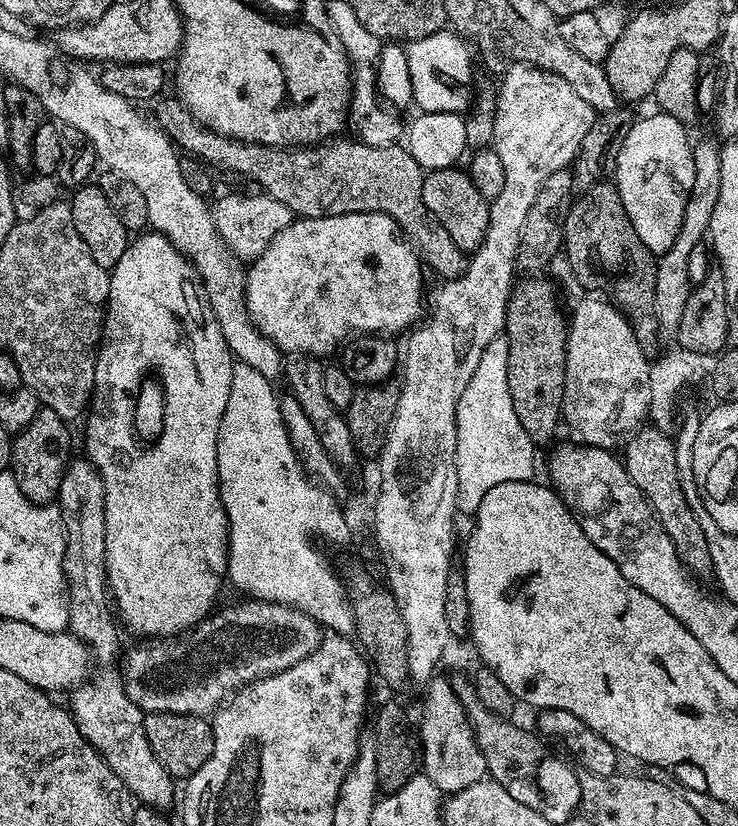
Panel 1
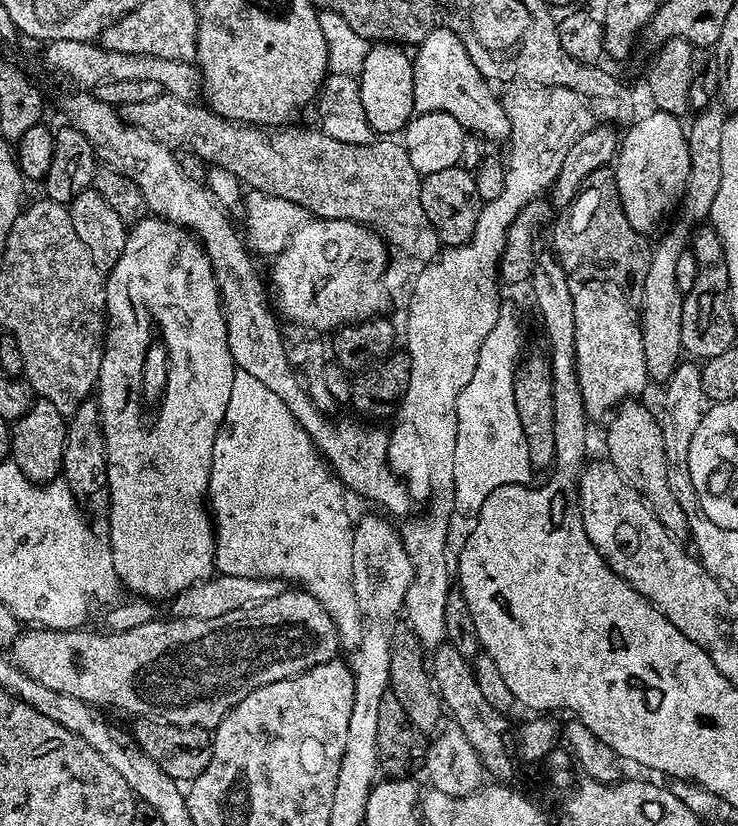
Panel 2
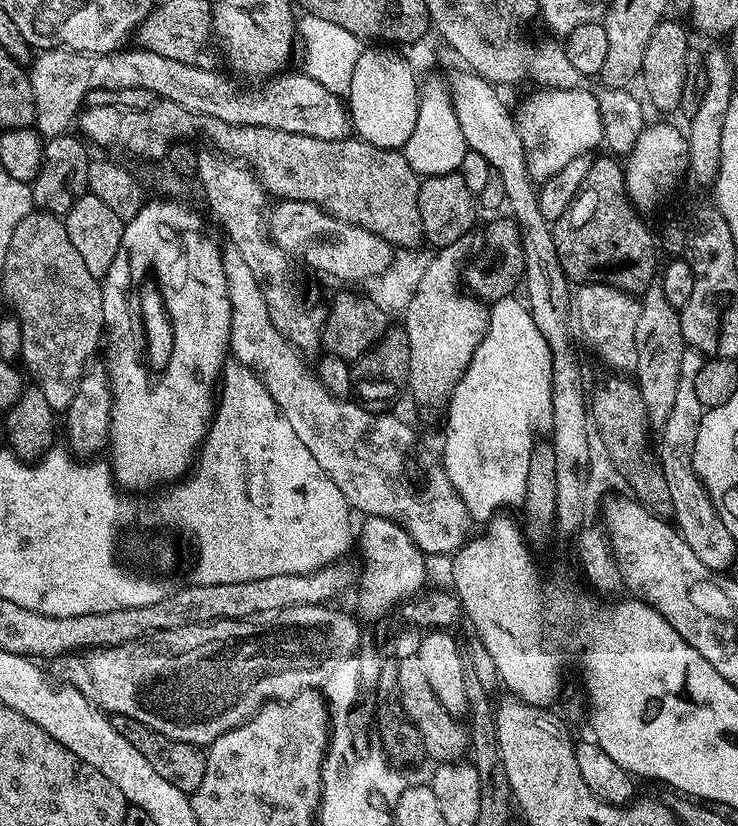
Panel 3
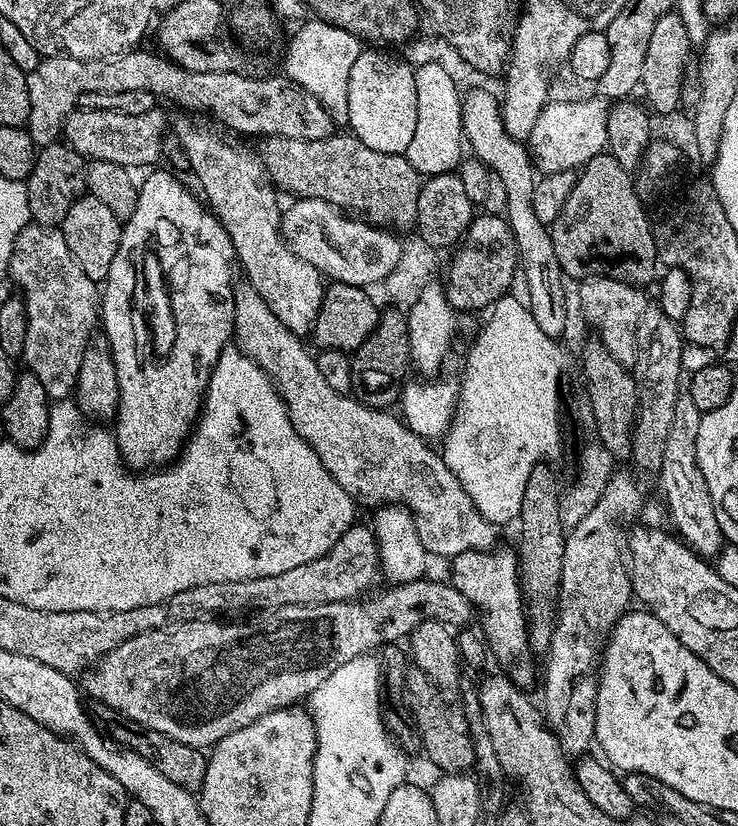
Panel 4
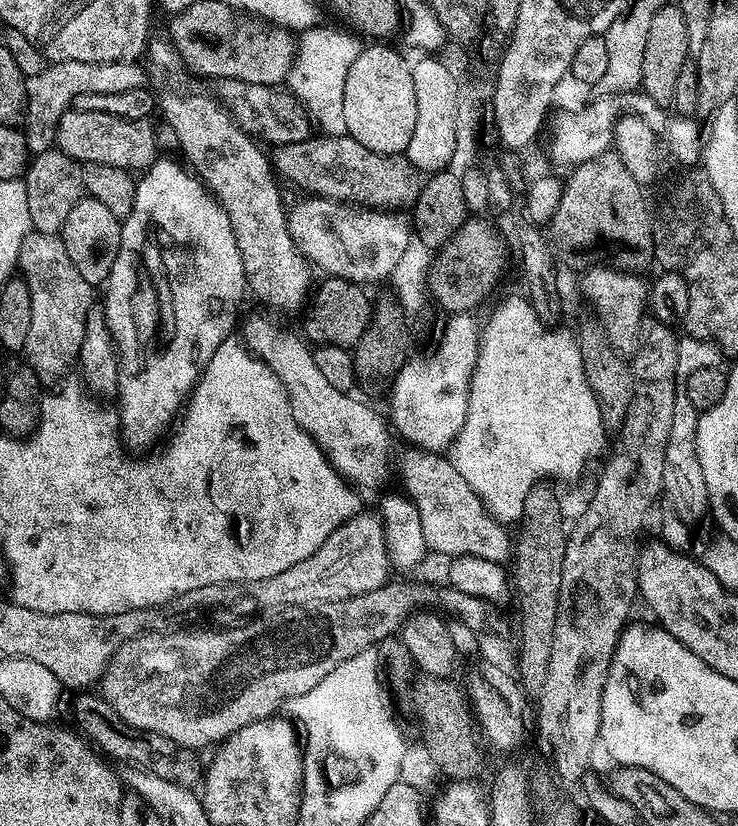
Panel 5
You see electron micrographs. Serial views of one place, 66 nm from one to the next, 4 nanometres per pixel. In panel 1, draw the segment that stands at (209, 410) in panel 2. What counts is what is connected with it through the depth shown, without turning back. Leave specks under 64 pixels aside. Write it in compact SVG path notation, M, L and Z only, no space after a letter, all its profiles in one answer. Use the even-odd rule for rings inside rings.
M145 231L129 243L126 254L122 254L122 258L118 258L116 265L110 269L106 291L108 307L104 314L104 335L100 338L100 350L96 353L92 398L86 412L88 425L84 428L87 459L91 460L92 465L102 474L106 490L106 583L114 601L115 611L123 623L124 620L128 623L130 631L137 632L140 638L171 638L195 628L201 620L208 619L217 607L216 595L220 592L220 579L223 581L228 575L228 515L222 506L218 482L218 430L222 414L226 410L226 402L230 402L234 357L226 346L226 338L222 338L222 326L218 326L218 318L214 318L214 310L206 298L206 290L200 281L198 270L192 261L179 252L160 232ZM152 371L160 375L160 384L164 387L164 429L160 432L160 441L157 442L156 448L140 448L135 434L132 433L132 415L136 412L136 391L139 390L144 375Z

